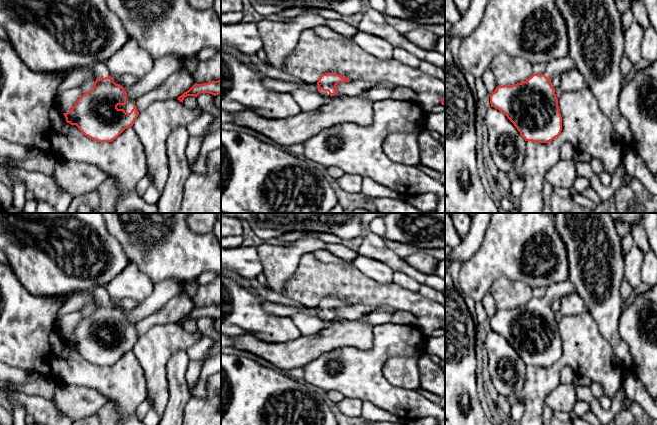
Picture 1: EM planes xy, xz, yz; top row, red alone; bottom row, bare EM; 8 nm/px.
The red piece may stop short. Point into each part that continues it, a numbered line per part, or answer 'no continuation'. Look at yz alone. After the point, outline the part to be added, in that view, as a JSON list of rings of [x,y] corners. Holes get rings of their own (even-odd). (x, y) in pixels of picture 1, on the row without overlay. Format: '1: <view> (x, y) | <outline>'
1: yz (555, 291) | [[[565,280],[565,281],[550,285],[547,288],[544,299],[547,302],[552,303],[556,299],[560,299],[565,295],[573,294],[573,293],[577,293],[576,288],[569,280]]]

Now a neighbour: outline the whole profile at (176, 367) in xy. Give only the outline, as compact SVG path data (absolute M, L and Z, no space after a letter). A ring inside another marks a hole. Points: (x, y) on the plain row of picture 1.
M184 350L172 354L166 365L169 399L158 425L183 425L184 408L191 399L186 382L189 357Z

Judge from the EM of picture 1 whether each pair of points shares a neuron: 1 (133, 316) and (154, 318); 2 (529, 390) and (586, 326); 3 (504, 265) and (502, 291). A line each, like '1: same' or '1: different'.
1: different
2: same
3: different

